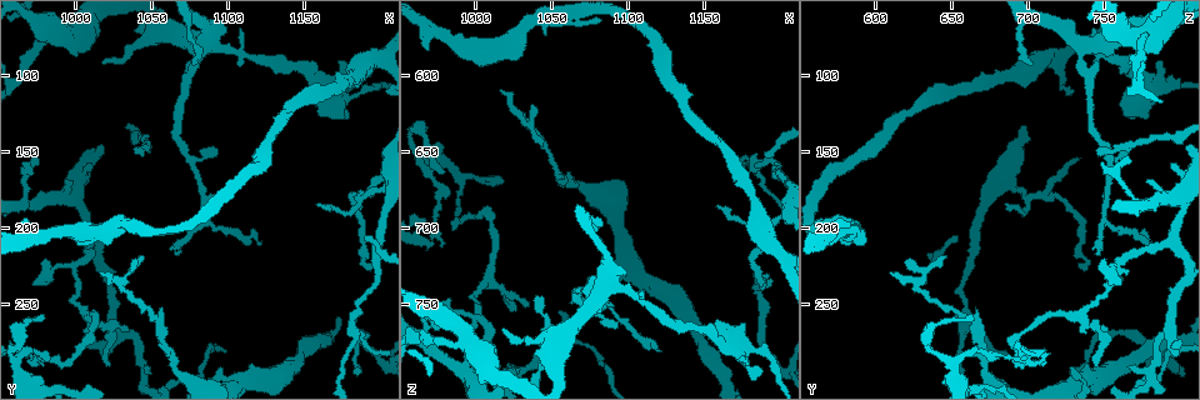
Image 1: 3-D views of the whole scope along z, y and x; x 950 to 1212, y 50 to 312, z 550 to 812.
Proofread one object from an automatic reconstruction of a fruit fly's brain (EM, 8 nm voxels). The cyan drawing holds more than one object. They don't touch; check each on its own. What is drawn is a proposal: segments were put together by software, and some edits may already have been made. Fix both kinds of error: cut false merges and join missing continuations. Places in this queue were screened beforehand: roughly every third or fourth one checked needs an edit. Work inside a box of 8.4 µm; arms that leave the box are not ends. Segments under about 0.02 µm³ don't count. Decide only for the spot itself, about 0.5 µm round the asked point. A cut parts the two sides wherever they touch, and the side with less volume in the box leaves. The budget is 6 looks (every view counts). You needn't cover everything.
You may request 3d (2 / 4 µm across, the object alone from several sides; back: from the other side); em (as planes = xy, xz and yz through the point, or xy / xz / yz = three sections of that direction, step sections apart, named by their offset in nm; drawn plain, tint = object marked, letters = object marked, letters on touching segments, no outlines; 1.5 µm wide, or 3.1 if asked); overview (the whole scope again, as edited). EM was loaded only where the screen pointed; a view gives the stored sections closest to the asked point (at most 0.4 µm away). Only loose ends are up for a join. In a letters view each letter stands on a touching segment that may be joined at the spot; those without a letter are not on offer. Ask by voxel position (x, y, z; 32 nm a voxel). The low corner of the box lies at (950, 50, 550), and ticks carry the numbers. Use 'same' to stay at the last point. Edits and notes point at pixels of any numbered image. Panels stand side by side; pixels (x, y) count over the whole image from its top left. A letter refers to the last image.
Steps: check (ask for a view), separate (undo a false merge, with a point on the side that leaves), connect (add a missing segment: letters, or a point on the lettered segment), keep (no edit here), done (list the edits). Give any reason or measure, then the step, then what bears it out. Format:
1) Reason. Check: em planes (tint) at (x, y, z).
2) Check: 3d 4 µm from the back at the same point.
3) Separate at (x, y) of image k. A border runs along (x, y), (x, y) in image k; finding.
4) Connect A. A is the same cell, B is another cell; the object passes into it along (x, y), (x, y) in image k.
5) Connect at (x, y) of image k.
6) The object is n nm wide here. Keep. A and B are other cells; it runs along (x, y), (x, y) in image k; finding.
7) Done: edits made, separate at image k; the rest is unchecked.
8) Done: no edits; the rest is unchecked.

Three-way junction. Check: em xy step 8 (tint) at (1098, 298, 730).

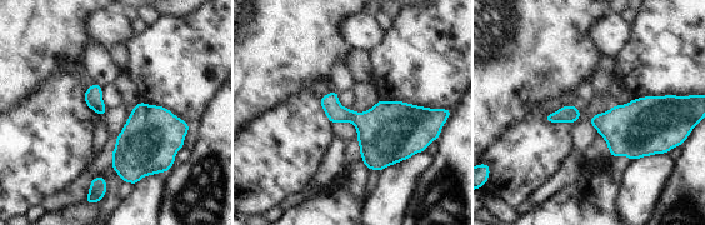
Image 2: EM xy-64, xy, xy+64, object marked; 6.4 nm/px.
Cut it another way. Check: em planes (letters) at the same point.

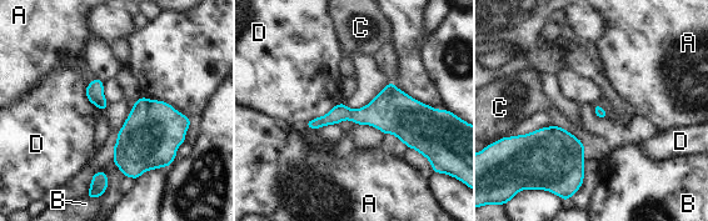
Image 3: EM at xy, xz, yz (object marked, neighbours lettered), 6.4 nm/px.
Keep. A, B, C and D are other cells; one neuron here.

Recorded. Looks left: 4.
Branch stops here. Check: em yz step 8 (letters) at (1068, 218, 746).

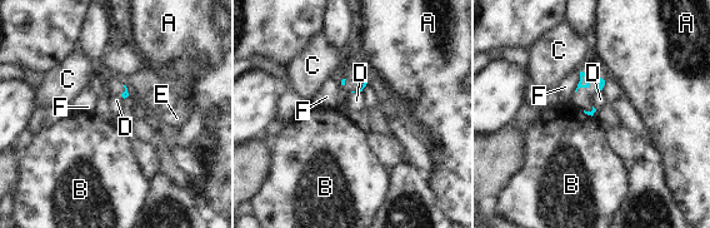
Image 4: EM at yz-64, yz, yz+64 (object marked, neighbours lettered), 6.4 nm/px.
Check: em planes (letters) at the same point.

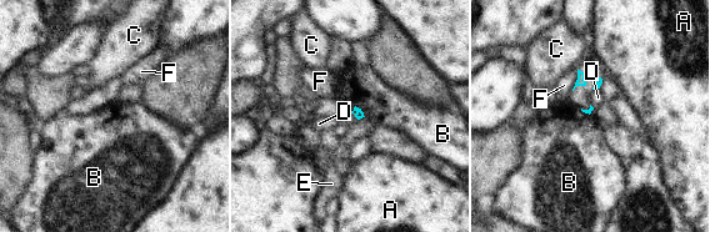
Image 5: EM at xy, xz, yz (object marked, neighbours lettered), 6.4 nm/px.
Keep. A, B, C, D, E and F are other cells; none of them fits.

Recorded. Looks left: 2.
A fork. Check: 3d 4 µm at (996, 76, 772).

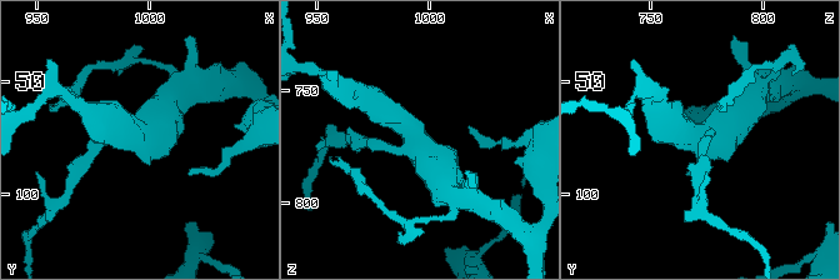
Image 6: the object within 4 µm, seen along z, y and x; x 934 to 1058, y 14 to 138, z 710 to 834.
Check: em planes (letters) at (995, 76, 773).

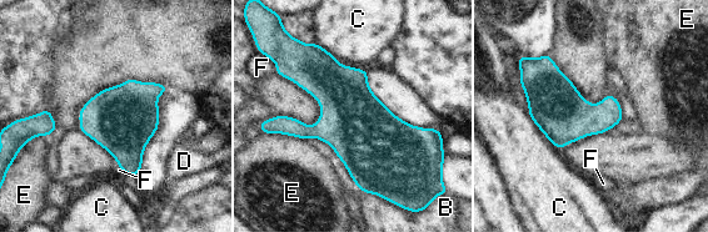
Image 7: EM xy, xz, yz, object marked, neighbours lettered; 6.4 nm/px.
The longest contact is with C, 300 nm. Keep. B, C, D, E and F are other cells; a border runs along (528, 115), (557, 149) in image 7; continuous, no second neuron.

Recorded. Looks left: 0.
Done: no edits; the rest is unchecked.

